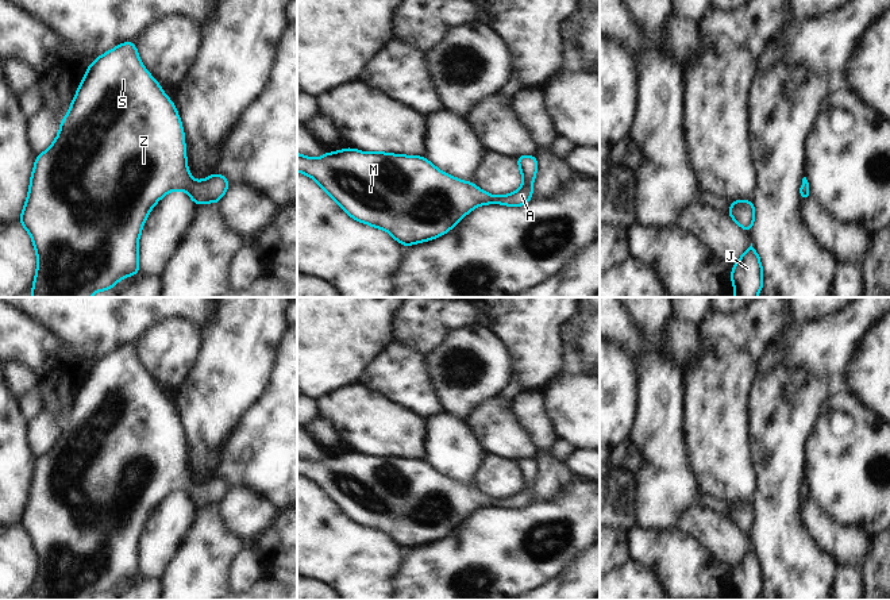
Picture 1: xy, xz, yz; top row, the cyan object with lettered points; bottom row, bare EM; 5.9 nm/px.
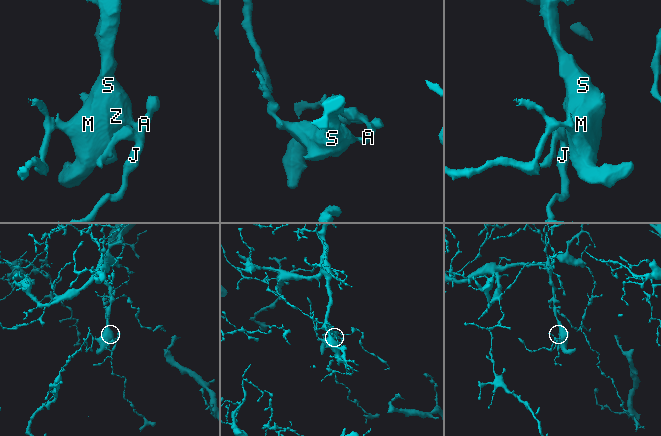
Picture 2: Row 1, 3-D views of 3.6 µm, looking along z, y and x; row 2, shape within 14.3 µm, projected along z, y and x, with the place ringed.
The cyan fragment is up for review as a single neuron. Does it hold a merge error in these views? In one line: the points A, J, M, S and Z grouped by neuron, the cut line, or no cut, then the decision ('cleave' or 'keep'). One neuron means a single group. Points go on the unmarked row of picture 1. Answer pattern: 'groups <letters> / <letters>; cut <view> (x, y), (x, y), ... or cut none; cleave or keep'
groups A J M S Z; cut none; keep

